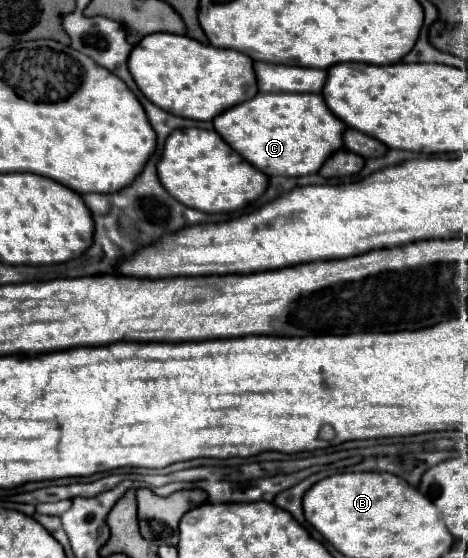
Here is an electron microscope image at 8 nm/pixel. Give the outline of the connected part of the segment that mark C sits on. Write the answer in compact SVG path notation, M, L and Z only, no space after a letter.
M257 94L253 100L245 100L243 104L237 104L229 108L227 112L221 112L221 116L213 118L215 132L229 142L229 146L249 160L257 170L261 170L267 176L307 176L321 168L321 164L331 156L337 148L341 148L341 132L345 130L345 124L325 108L325 100L321 100L321 94Z

